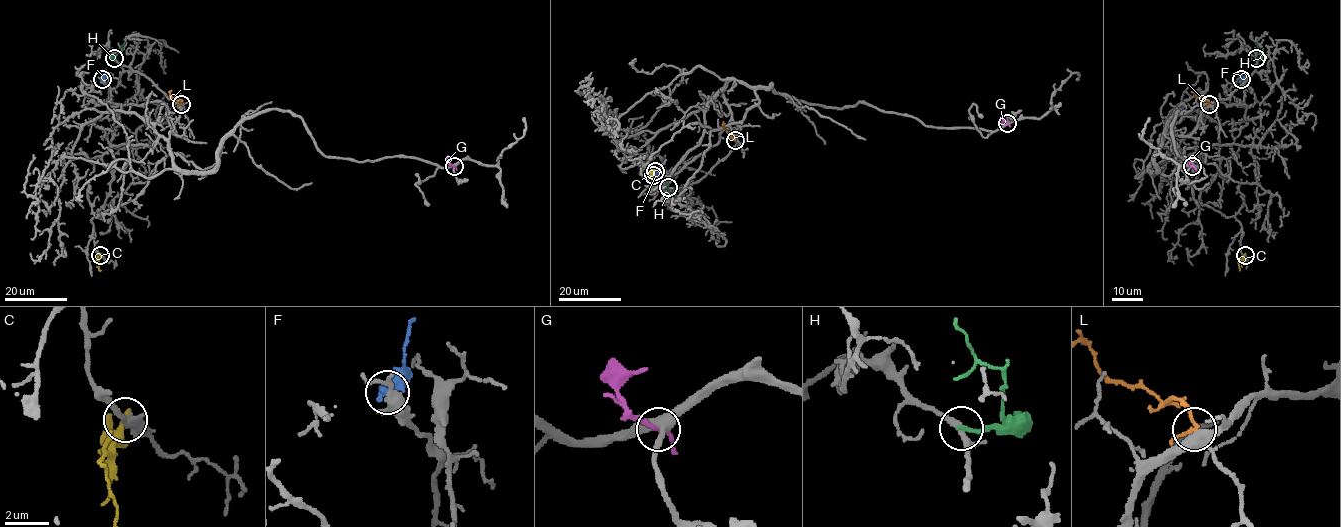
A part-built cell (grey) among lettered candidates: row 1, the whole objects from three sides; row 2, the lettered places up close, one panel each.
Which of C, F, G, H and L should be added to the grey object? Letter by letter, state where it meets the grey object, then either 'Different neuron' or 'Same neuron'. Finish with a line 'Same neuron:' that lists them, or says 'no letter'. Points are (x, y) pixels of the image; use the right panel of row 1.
C: Touches grey at (1245, 255). Different neuron
F: Touches grey at (1241, 79). Different neuron
G: Touches grey at (1192, 166). Different neuron
H: Touches grey at (1256, 58). Different neuron
L: Touches grey at (1209, 104). Same neuron
Same neuron: L

